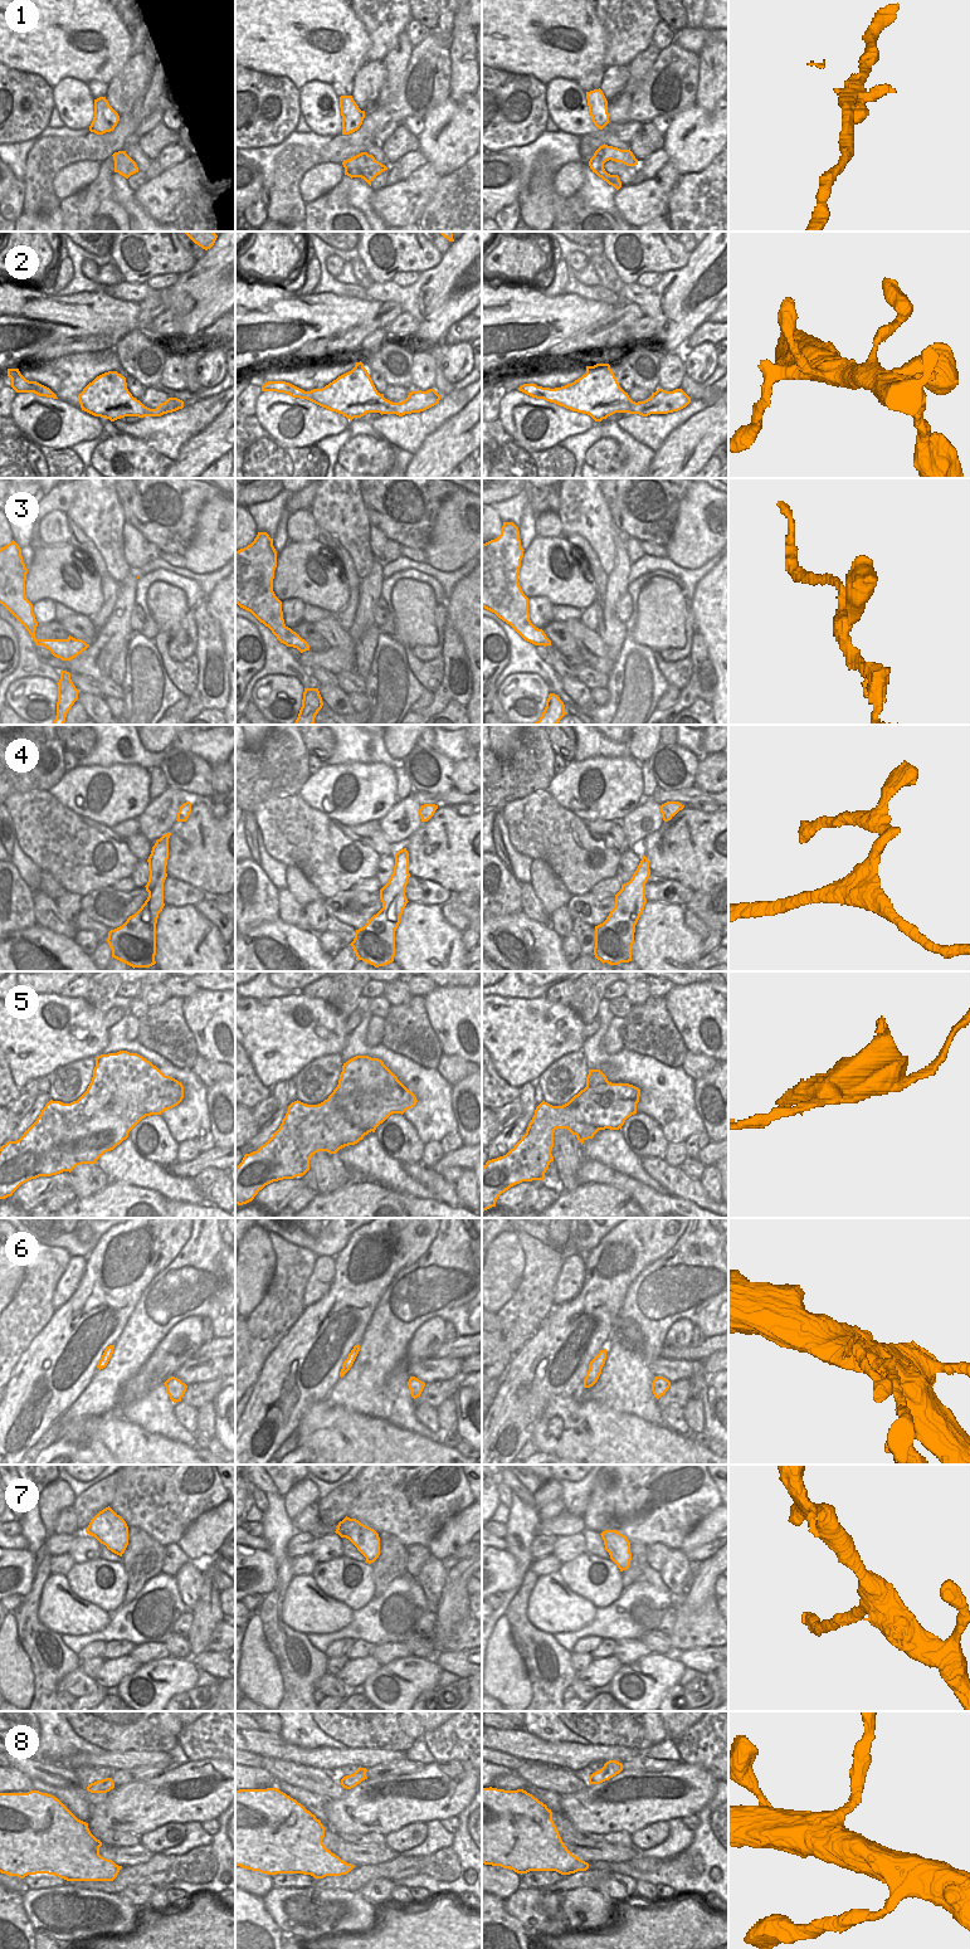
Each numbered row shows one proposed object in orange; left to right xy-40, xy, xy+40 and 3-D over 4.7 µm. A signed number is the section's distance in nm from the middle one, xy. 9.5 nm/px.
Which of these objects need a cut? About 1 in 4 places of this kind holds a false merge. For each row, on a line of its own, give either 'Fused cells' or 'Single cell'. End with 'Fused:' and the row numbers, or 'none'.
1: Single cell
2: Single cell
3: Single cell
4: Fused cells
5: Fused cells
6: Single cell
7: Single cell
8: Fused cells
Fused: 4, 5, 8

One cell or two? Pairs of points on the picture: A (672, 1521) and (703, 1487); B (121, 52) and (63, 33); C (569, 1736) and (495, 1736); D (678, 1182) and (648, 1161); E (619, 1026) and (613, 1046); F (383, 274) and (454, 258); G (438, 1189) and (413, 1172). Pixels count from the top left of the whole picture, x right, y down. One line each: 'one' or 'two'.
A: one
B: one
C: two
D: one
E: one
F: two
G: one

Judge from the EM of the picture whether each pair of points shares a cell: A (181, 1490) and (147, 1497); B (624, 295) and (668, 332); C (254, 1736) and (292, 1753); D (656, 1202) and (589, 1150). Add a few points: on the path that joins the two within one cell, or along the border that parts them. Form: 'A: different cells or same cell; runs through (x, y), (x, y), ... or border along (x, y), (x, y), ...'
A: same cell; runs through (172, 1490), (156, 1491)
B: same cell; runs through (638, 295), (664, 318)
C: same cell; runs through (263, 1744), (273, 1745), (283, 1752)
D: different cells; border along (585, 1159), (600, 1161), (638, 1182)

